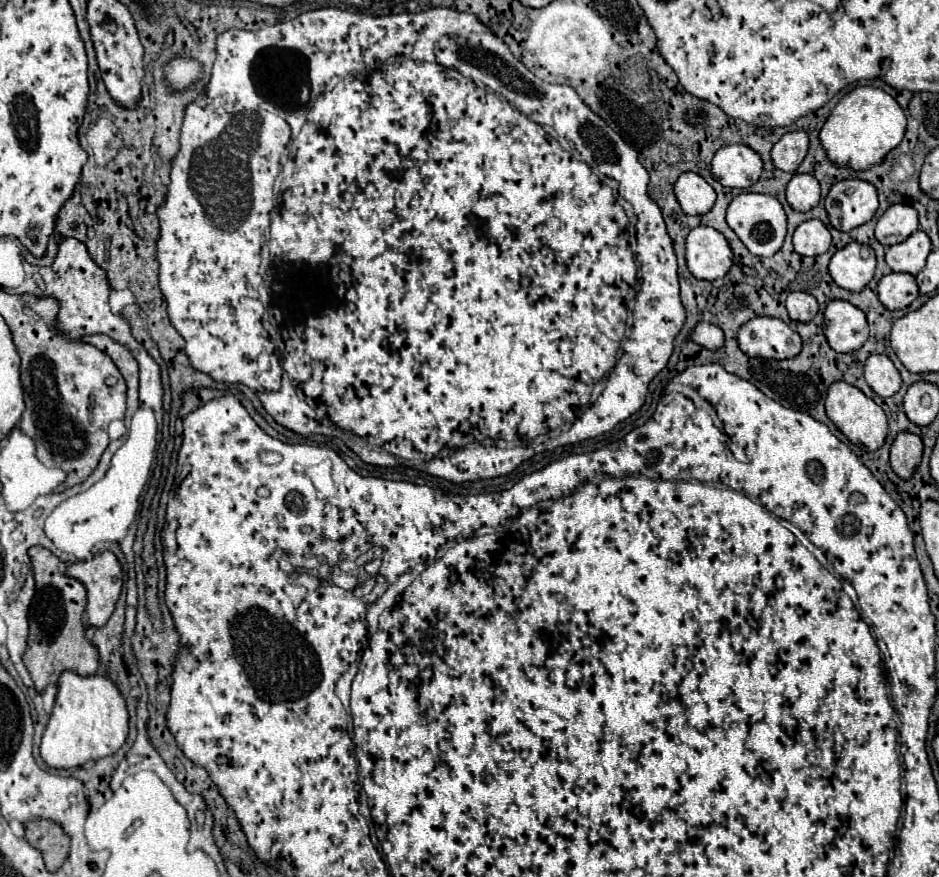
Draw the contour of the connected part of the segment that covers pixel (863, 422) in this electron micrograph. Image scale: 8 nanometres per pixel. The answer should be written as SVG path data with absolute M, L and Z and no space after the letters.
M836 381L828 387L828 395L826 395L826 415L828 419L856 445L862 445L870 451L876 451L888 433L888 421L884 411L880 409L880 405L876 405L870 397L866 397L860 389L856 389L854 385L846 383L846 381Z

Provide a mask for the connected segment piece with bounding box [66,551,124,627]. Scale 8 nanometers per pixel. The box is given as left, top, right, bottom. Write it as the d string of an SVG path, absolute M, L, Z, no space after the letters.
M104 551L88 561L76 561L66 567L66 575L84 583L88 591L88 623L102 627L112 615L122 591L122 567L112 551Z

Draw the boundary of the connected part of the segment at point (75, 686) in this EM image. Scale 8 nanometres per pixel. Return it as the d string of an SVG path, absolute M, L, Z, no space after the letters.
M64 671L58 681L58 695L50 721L42 735L42 759L56 769L72 769L88 759L114 755L128 737L128 709L120 687L106 675L78 675Z

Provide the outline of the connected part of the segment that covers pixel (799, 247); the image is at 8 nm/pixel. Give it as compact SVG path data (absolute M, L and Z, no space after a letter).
M808 219L800 223L794 231L794 249L800 255L816 257L828 251L830 243L832 243L832 235L820 219Z

